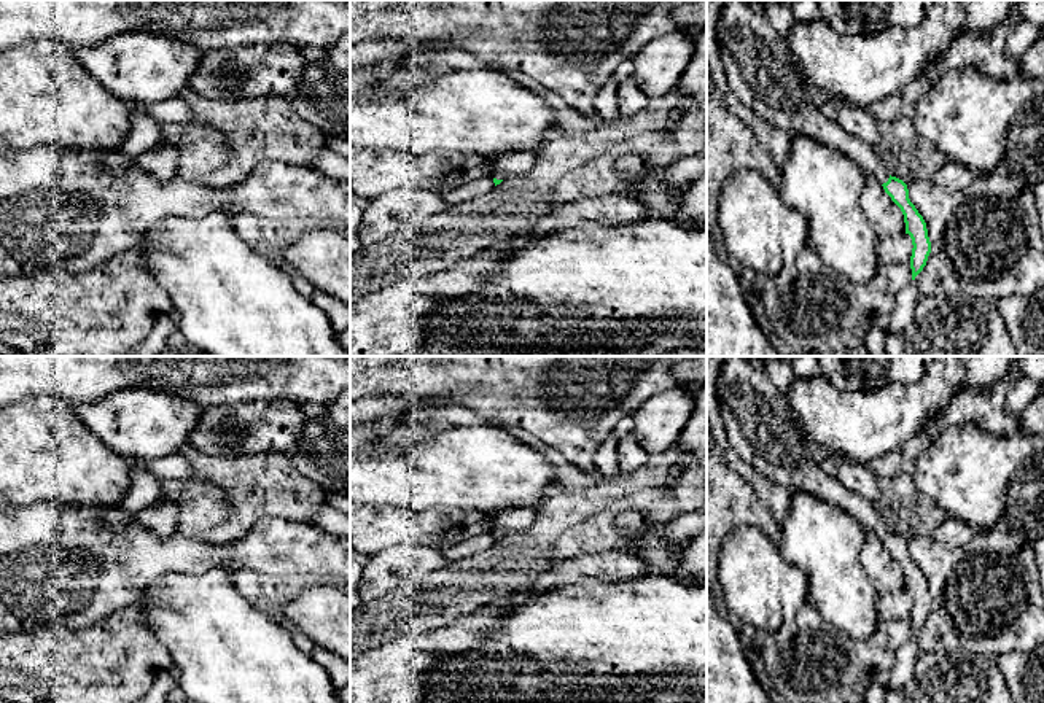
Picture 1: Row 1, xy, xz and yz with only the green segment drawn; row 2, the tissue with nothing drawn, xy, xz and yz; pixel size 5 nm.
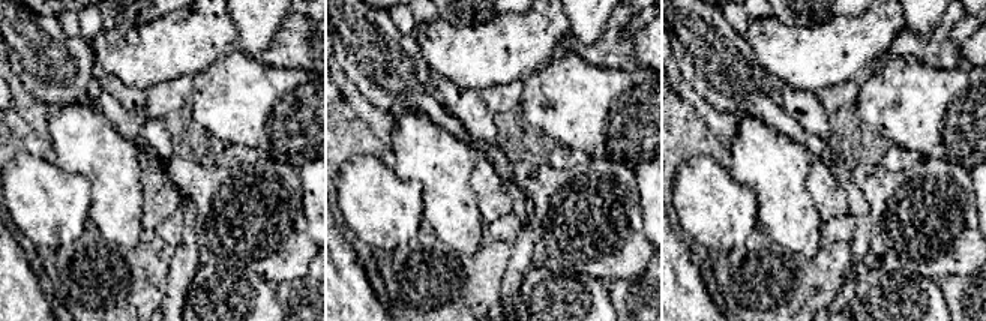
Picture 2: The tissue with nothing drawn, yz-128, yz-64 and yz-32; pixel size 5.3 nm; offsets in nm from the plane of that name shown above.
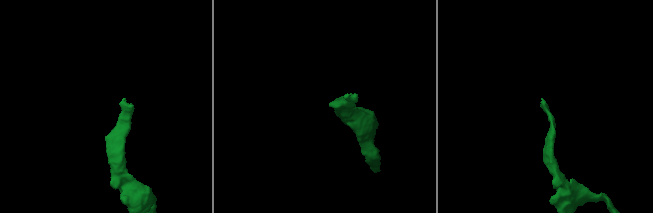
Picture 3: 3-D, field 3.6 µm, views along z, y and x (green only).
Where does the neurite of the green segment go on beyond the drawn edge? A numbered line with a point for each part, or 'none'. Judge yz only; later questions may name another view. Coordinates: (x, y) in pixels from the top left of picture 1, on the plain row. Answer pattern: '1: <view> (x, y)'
1: yz (761, 427)

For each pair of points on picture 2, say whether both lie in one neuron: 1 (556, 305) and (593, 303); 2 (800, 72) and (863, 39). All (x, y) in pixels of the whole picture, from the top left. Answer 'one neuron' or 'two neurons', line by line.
1: one neuron
2: one neuron

